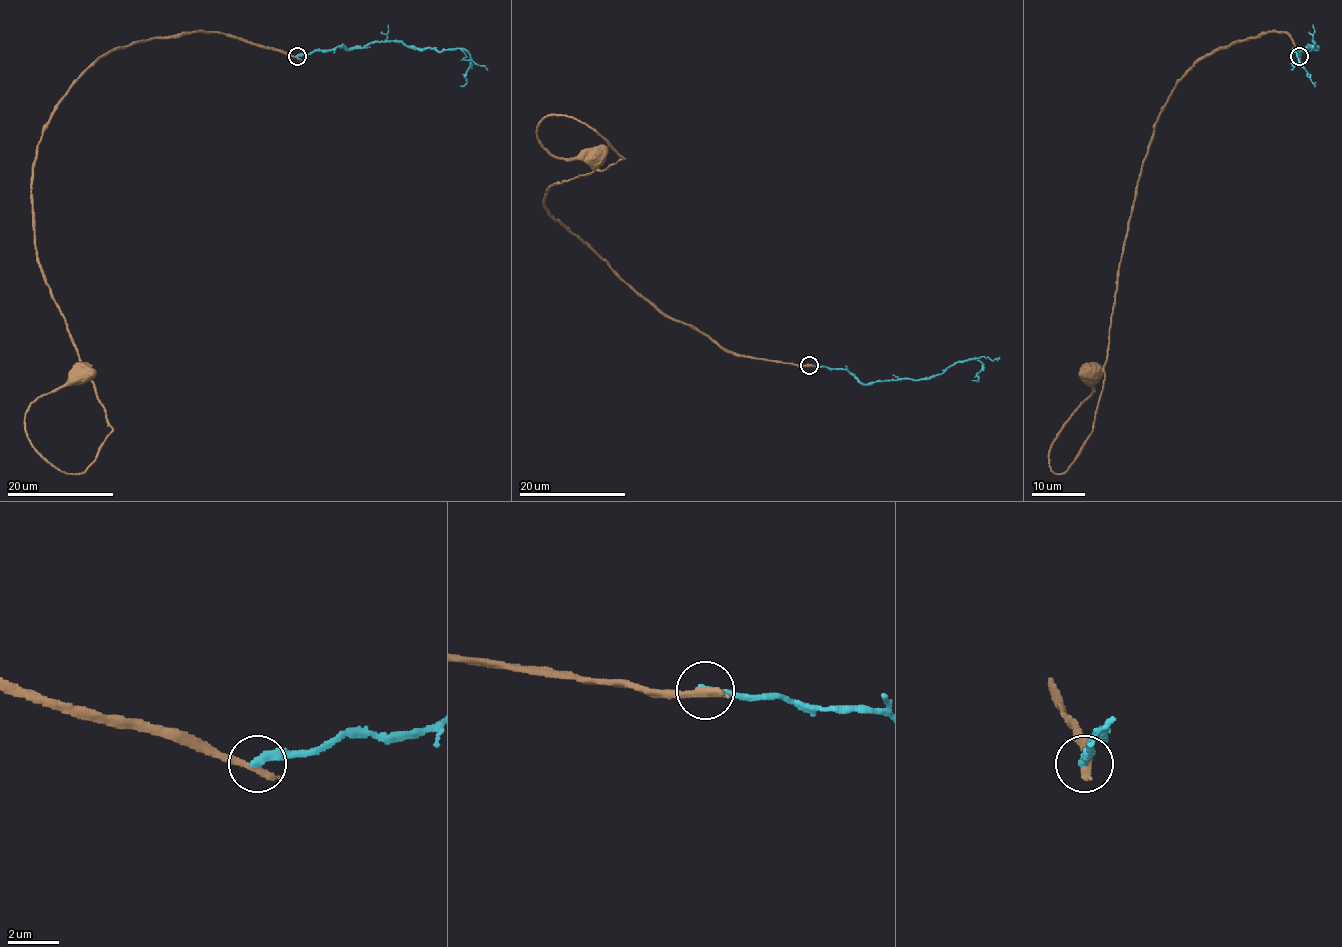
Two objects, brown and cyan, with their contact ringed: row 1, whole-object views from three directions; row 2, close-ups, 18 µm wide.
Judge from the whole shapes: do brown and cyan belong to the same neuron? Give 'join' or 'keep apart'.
keep apart

